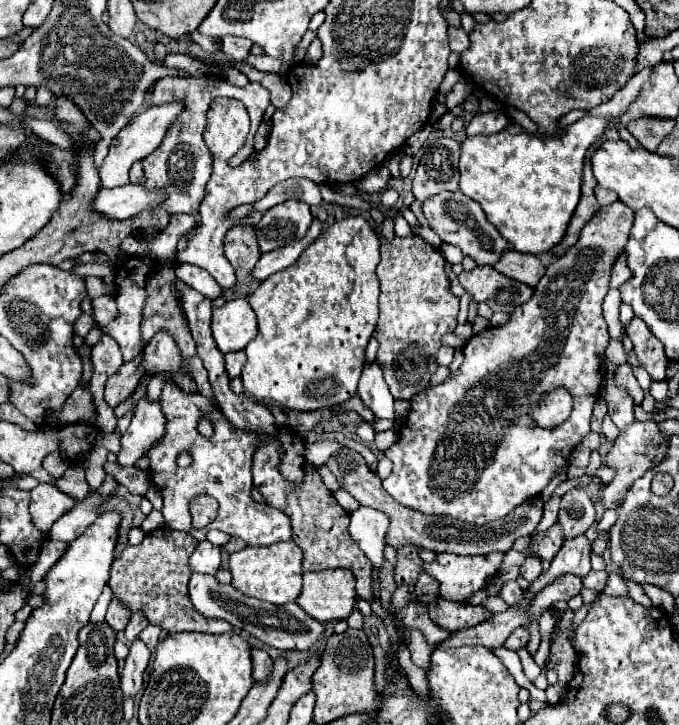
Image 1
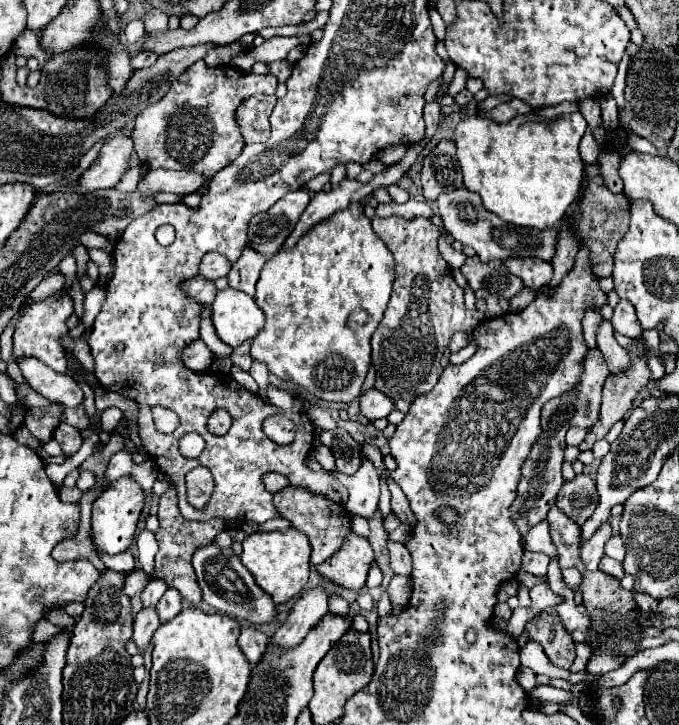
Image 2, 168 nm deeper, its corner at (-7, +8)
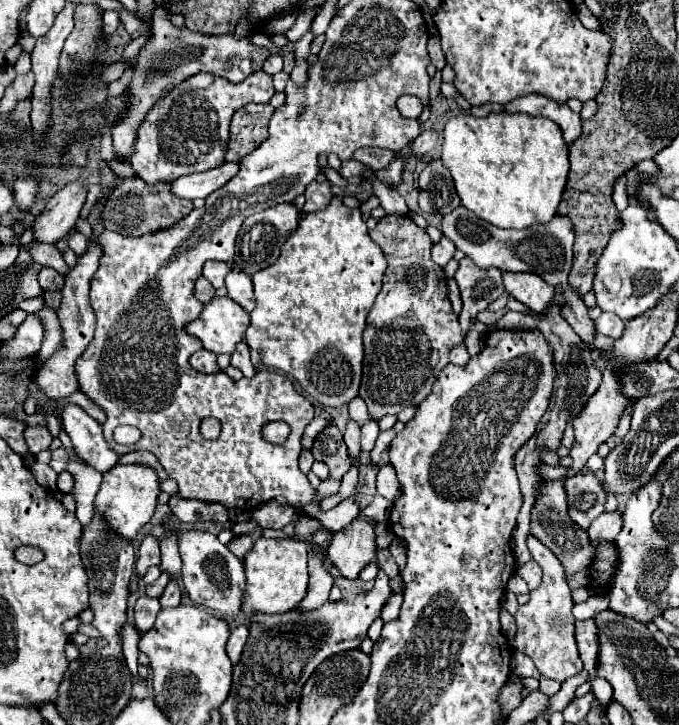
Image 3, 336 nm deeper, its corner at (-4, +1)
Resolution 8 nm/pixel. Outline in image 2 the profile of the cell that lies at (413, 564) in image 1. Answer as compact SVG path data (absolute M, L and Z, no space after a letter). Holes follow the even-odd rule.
M388 540L388 552L390 552L390 566L392 566L394 574L410 576L410 572L412 572L412 558L410 558L408 548L402 542Z

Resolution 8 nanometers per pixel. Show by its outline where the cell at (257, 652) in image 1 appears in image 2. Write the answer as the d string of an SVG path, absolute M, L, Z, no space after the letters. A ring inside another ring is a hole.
M242 628L242 634L238 638L240 650L244 652L244 656L248 658L248 662L252 666L256 666L258 660L264 656L268 642L270 642L270 638L258 628Z

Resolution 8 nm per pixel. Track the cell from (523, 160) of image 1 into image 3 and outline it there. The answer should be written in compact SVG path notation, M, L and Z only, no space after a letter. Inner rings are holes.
M491 113L487 117L457 115L447 121L443 131L441 161L451 171L461 205L501 229L527 229L535 223L553 219L569 175L567 155L567 143L563 141L557 123L521 113Z

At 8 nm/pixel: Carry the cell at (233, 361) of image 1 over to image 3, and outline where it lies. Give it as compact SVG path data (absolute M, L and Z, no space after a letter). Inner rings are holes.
M245 341L237 343L235 351L231 353L231 365L237 367L237 369L241 369L245 377L253 377L255 375L255 367L253 367L253 363L249 359L249 347L247 347Z

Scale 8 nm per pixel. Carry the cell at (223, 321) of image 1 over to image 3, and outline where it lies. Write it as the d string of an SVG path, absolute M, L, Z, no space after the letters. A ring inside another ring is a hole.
M213 297L187 331L211 353L233 353L249 327L249 313L229 297Z

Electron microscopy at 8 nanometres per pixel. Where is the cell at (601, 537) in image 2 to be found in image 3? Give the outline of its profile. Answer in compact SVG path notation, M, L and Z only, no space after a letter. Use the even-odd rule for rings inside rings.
M605 511L601 513L589 527L589 537L591 537L591 545L593 549L599 547L601 541L615 541L617 533L623 527L623 513L617 511Z

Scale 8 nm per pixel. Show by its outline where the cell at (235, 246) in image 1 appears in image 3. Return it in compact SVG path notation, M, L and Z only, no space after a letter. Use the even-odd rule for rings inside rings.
M231 271L225 279L225 285L229 289L229 297L239 303L247 313L255 309L255 297L253 297L253 285L249 275L241 275L241 271Z

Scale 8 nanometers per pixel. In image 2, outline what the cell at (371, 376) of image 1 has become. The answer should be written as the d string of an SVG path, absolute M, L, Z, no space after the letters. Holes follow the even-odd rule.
M370 388L360 396L360 410L368 420L386 418L394 410L394 400L390 396L384 396L384 392Z

